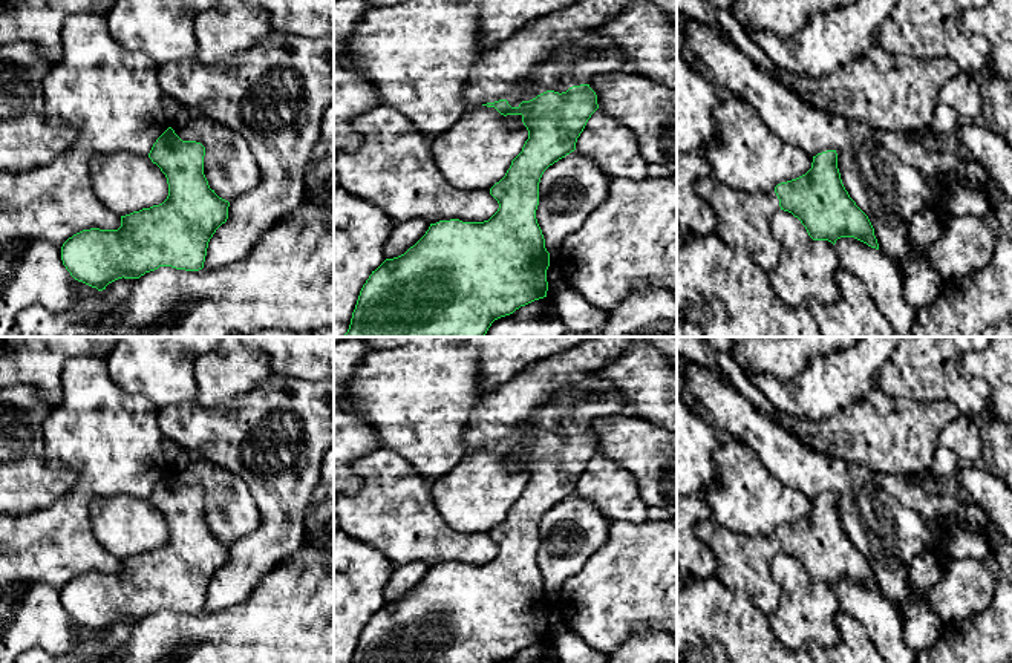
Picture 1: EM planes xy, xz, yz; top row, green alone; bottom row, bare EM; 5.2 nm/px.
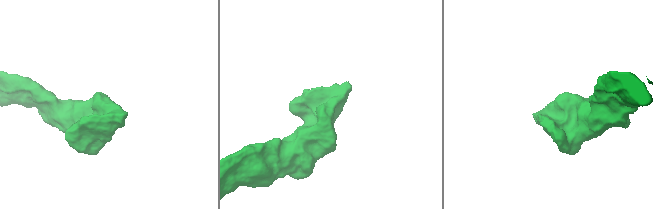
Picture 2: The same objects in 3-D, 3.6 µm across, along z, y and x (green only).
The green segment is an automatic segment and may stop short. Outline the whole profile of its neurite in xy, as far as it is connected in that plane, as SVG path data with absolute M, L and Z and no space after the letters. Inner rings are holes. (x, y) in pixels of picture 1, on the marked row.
M168 127L149 158L167 178L167 199L121 216L118 230L83 230L61 247L70 276L98 291L118 279L139 279L159 266L204 268L208 242L227 222L230 202L210 188L204 175L205 147L182 141Z

